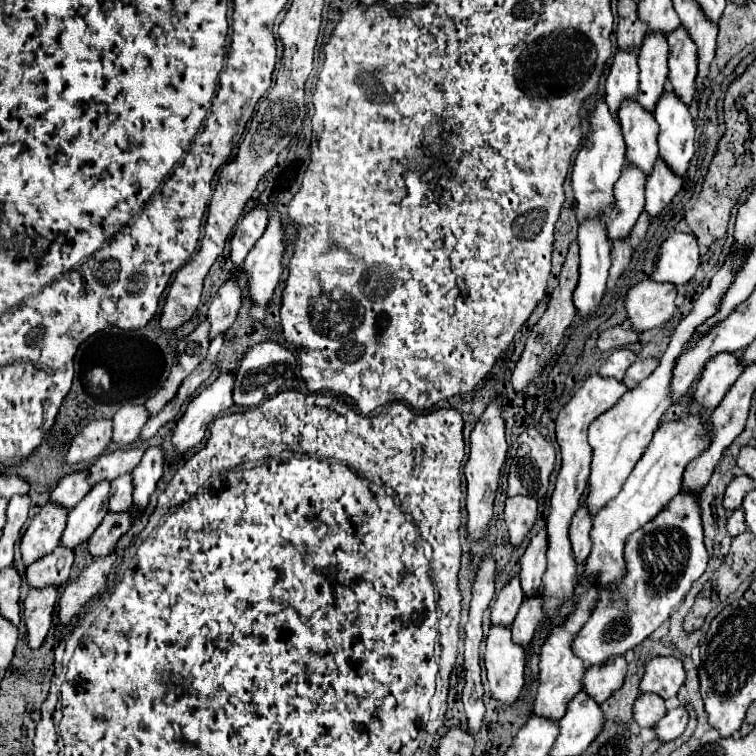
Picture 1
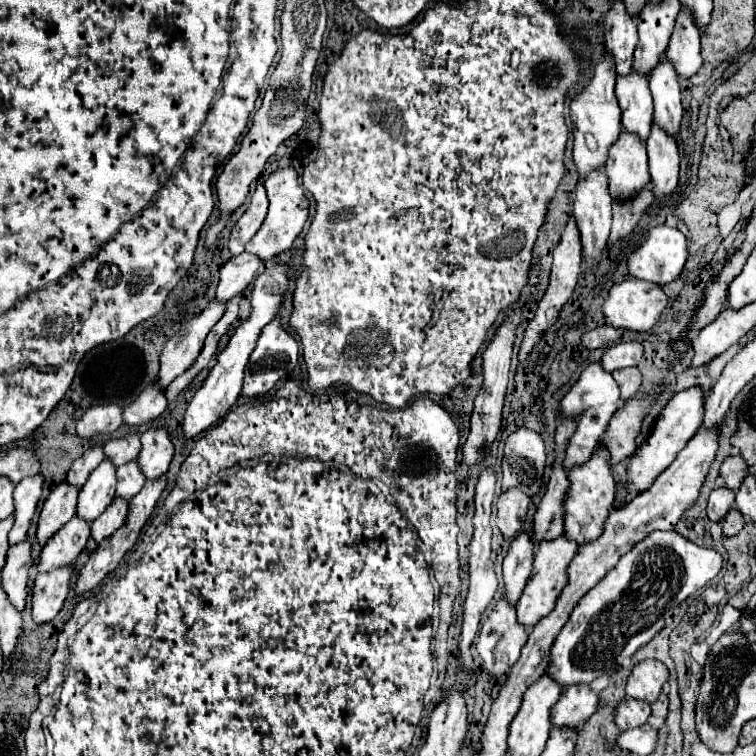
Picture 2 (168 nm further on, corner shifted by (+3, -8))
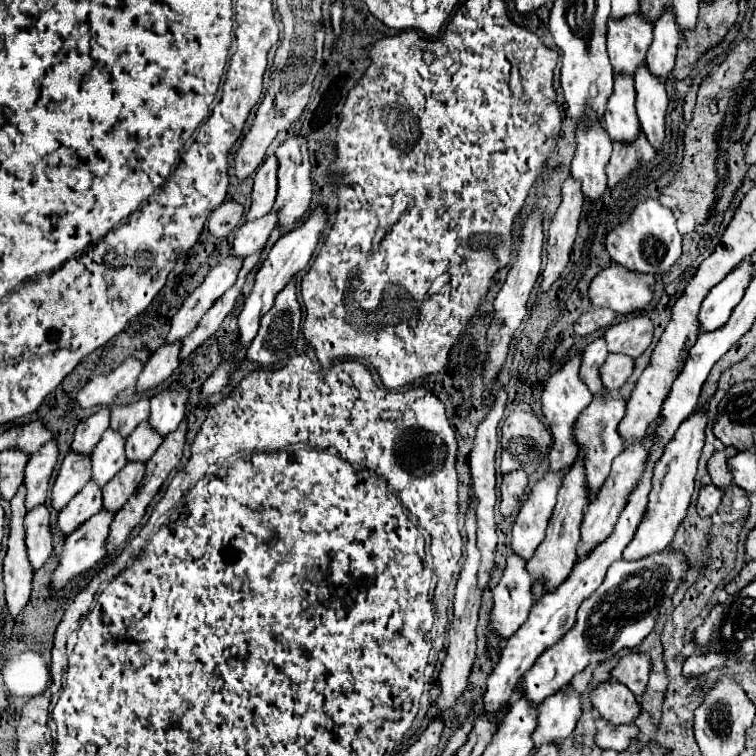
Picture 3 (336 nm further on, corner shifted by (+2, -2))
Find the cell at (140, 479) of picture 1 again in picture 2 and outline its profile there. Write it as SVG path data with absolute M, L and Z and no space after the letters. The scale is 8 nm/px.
M150 428L142 432L140 440L142 440L142 450L138 456L138 464L144 476L154 480L156 476L162 476L168 470L170 460L174 456L170 434L164 428Z

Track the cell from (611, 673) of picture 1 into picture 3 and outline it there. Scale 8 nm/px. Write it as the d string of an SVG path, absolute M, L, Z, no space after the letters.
M563 688L557 694L545 698L545 702L539 706L539 718L537 718L537 730L533 734L533 740L537 748L547 742L557 742L567 738L581 716L581 694L573 688Z

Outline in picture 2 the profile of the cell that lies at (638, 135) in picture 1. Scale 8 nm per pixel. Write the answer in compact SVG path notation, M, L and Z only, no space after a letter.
M630 70L626 76L616 76L616 98L622 108L622 126L636 132L642 140L648 138L652 124L652 94L648 90L648 74Z

